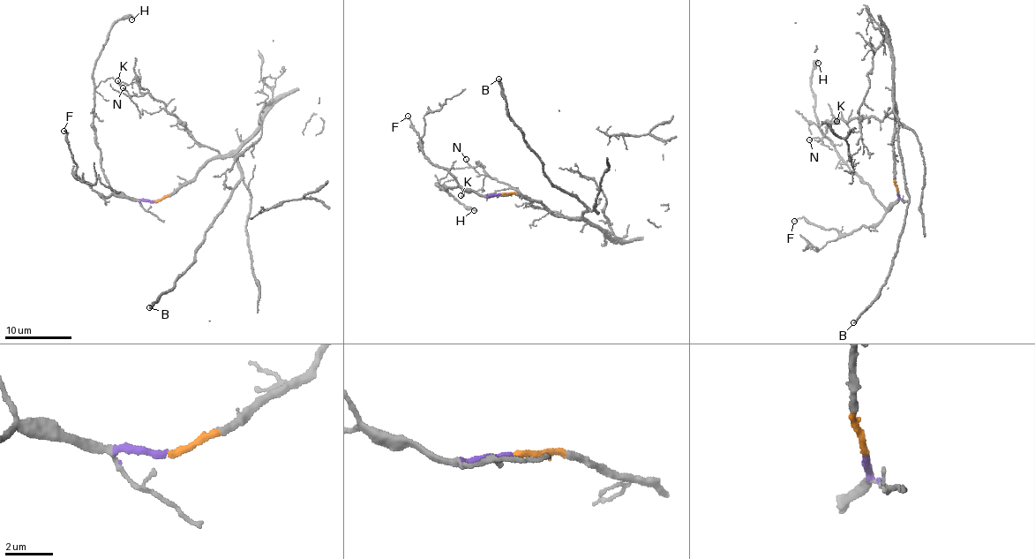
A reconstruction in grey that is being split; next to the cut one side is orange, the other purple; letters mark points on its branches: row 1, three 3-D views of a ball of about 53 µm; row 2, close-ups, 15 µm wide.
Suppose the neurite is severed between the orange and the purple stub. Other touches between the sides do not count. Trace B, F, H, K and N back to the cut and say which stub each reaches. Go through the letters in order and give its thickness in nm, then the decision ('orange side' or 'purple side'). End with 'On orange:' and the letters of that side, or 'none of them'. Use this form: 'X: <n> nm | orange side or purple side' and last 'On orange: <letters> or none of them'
B: 300 nm | orange side
F: 90 nm | purple side
H: 100 nm | purple side
K: 140 nm | orange side
N: 110 nm | orange side
On orange: B, K, N

